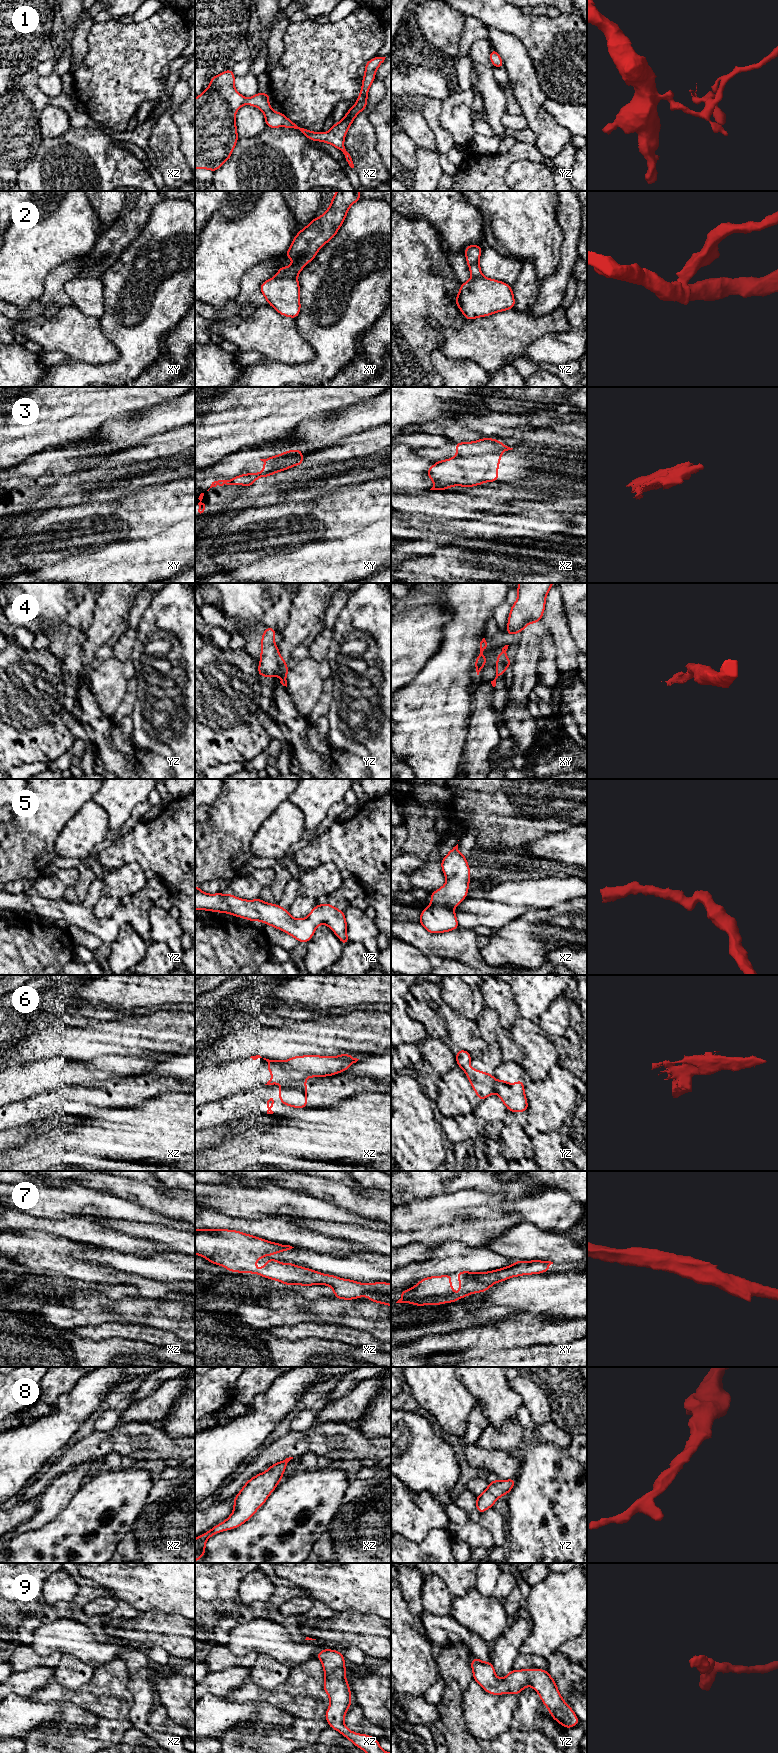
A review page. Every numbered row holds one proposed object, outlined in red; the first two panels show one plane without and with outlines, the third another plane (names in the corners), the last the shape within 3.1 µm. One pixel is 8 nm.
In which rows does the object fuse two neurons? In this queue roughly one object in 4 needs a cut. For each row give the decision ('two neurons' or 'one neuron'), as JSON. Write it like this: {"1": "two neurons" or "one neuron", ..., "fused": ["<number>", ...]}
{"1": "one neuron", "2": "two neurons", "3": "two neurons", "4": "two neurons", "5": "one neuron", "6": "two neurons", "7": "one neuron", "8": "one neuron", "9": "one neuron", "fused": ["2", "3", "4", "6"]}

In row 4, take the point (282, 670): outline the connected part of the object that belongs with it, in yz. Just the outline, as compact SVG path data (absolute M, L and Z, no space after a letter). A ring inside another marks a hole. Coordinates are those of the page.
M279 651L277 652L277 659L278 659L278 669L276 671L276 674L281 678L280 683L283 686L287 687L286 677L287 677L287 673L289 672L289 669L287 668L287 663L284 661Z

